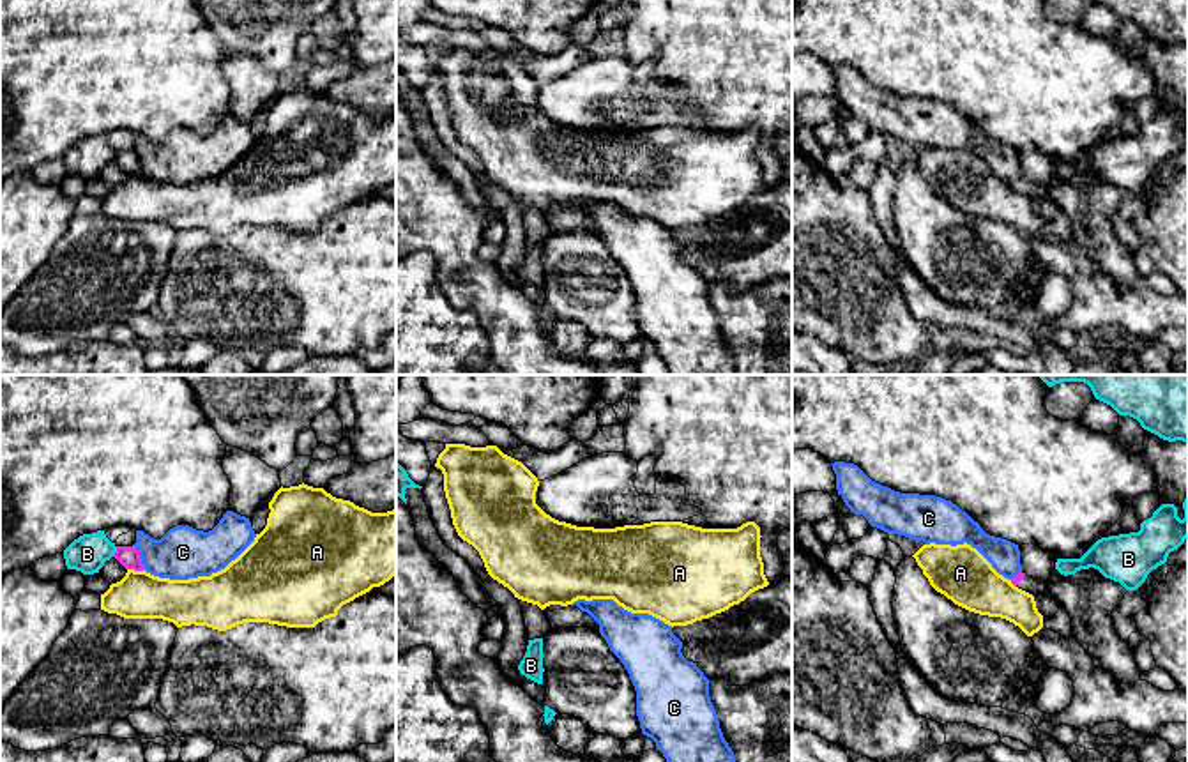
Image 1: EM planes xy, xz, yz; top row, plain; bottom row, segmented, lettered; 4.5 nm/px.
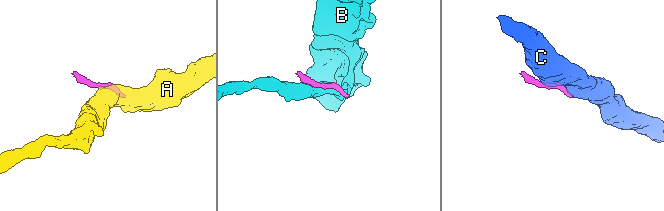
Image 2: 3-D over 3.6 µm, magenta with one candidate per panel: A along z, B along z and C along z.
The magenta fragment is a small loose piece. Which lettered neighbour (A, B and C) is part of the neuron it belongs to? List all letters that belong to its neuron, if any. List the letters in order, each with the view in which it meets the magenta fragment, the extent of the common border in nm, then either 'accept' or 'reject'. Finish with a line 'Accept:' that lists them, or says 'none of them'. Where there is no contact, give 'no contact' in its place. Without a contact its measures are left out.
A: meets magenta in xy; contact 80 nm long; reject
B: meets magenta in xy; contact 50 nm long; reject
C: meets magenta in xy; contact 120 nm long; reject
Accept: none of them

